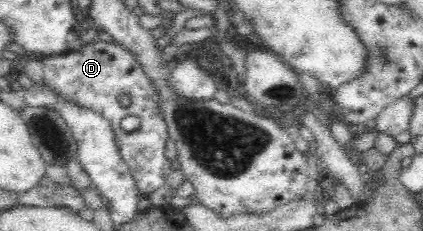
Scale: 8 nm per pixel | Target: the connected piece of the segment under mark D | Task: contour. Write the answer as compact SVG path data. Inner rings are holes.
M103 39L90 42L77 51L44 56L41 60L44 65L43 83L49 86L49 90L63 96L76 107L95 111L109 121L120 156L131 170L137 189L148 195L159 189L171 172L171 161L165 157L165 147L169 140L167 126L160 113L157 90L131 53L123 46ZM121 94L129 96L128 107L120 104ZM128 116L140 119L137 130L128 132L119 126L121 120Z

